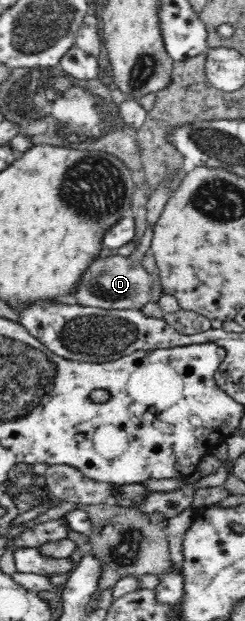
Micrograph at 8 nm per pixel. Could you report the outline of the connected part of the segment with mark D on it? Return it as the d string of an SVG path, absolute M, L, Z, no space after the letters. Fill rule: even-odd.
M122 256L96 258L82 274L72 294L80 306L102 309L138 309L142 310L150 302L150 274L142 267L141 262Z

